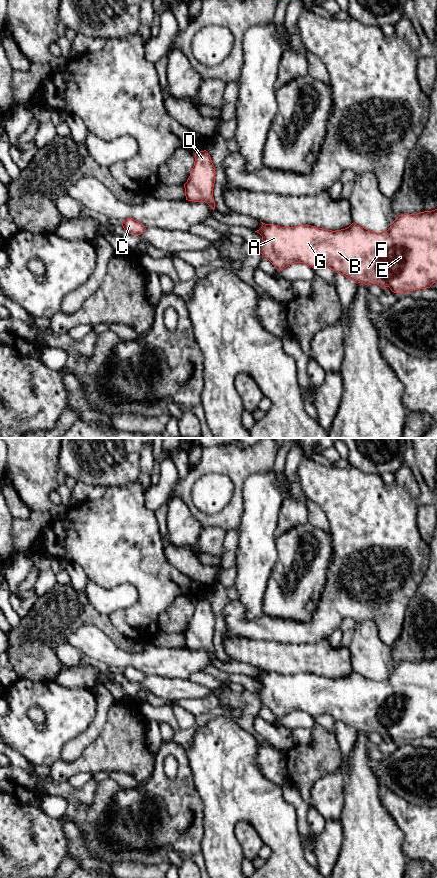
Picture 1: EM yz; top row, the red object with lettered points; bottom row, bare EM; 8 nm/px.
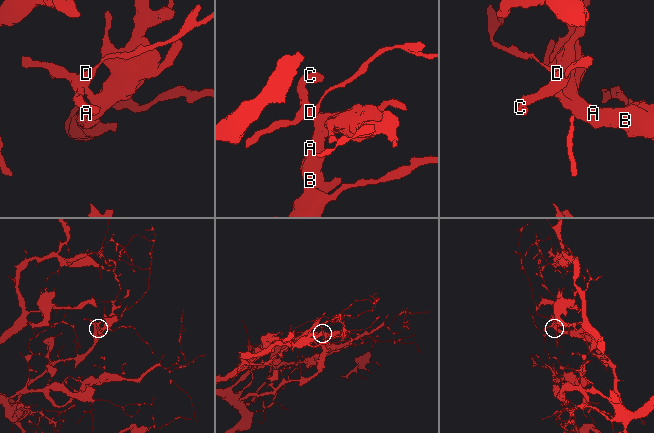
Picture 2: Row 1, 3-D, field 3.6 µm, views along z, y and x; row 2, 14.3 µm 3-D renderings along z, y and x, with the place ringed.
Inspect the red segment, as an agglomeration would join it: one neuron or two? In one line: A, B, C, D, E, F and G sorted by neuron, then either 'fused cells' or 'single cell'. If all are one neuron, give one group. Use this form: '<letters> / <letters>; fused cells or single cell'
A B C D E F G; single cell

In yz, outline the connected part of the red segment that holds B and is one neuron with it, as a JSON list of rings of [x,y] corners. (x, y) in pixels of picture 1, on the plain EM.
[[[437,657],[417,662],[398,663],[390,676],[381,681],[368,678],[355,671],[336,679],[303,672],[295,675],[280,675],[261,671],[261,676],[255,680],[262,684],[262,689],[254,695],[279,719],[295,711],[303,711],[312,716],[325,714],[357,732],[377,732],[382,737],[389,735],[397,742],[430,736],[432,732],[437,731]]]

